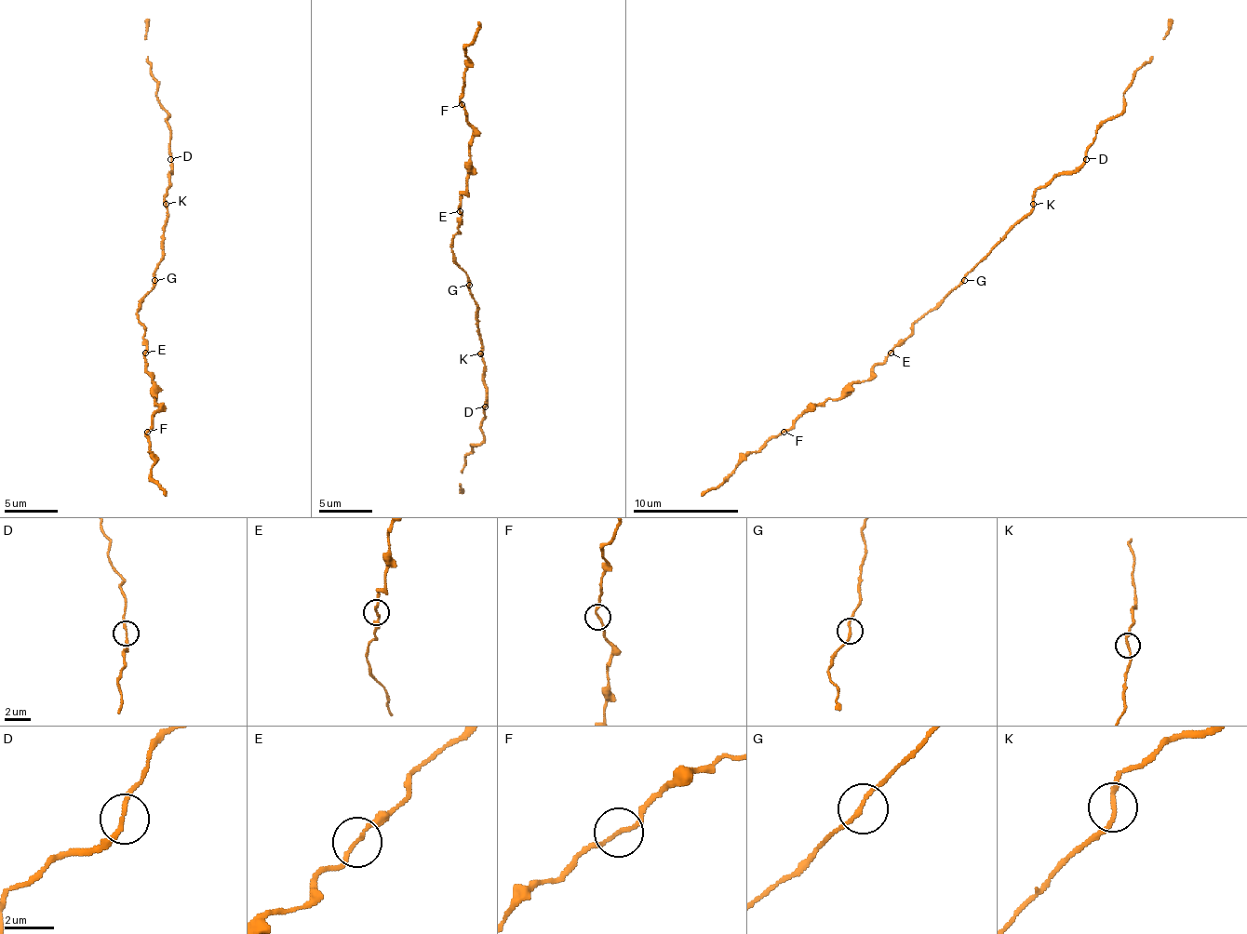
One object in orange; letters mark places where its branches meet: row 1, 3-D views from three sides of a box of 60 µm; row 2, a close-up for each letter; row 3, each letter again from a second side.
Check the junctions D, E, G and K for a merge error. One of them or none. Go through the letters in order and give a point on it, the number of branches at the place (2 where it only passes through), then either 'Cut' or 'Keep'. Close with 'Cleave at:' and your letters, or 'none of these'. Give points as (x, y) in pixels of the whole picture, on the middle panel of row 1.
D: Place: (485, 406). Branches: 2. Keep
E: Place: (460, 211). Branches: 2. Keep
G: Place: (469, 285). Branches: 2. Keep
K: Place: (480, 353). Branches: 2. Keep
Cleave at: none of these

